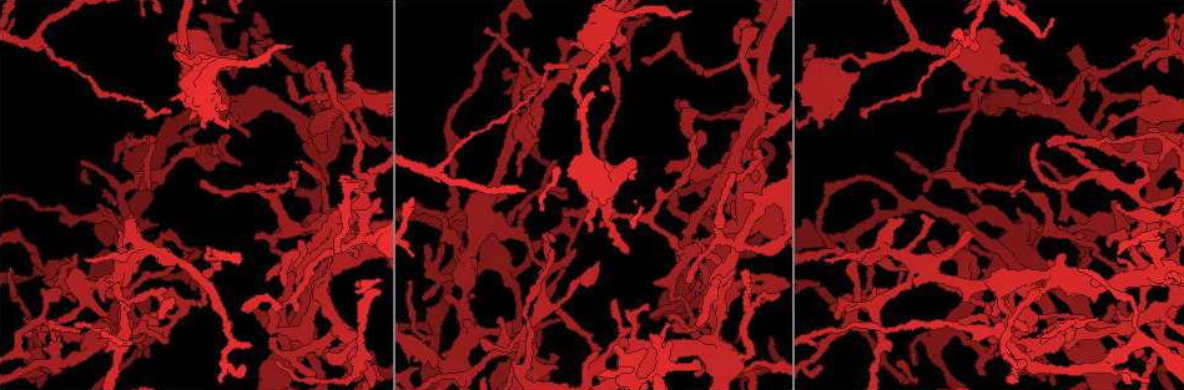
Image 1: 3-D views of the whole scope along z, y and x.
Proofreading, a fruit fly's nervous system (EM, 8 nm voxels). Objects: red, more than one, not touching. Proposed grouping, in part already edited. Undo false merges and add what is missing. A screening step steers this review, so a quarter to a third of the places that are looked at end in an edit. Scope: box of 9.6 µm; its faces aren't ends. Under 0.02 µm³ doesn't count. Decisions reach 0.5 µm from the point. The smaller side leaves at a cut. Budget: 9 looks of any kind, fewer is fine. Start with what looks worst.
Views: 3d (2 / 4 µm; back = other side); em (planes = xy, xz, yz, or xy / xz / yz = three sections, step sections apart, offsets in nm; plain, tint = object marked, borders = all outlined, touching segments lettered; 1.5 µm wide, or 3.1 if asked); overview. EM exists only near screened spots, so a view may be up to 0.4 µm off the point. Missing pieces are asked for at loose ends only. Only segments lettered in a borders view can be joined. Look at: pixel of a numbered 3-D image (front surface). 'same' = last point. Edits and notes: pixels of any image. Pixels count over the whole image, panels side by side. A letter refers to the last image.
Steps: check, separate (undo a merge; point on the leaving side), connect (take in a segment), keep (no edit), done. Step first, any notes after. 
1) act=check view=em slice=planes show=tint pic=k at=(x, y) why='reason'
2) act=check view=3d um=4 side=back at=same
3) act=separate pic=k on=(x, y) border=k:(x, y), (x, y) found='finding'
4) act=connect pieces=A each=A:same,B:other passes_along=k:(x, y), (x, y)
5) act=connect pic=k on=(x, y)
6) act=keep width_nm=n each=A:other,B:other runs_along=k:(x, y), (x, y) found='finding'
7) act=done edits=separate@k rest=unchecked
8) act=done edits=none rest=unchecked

act=check view=3d um=4 pic=1 at=(698, 365) why='tapers out'

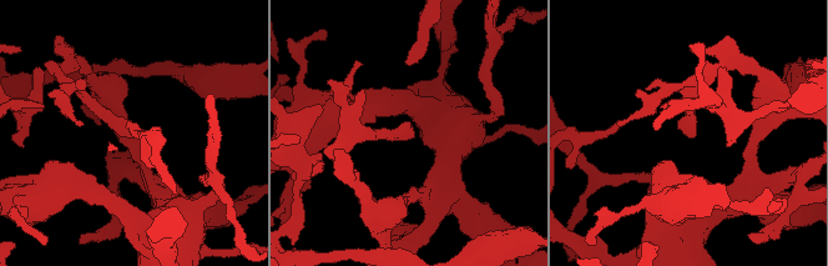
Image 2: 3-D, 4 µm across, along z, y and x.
act=check view=em slice=yz step=8 show=borders pic=2 at=(693, 136)

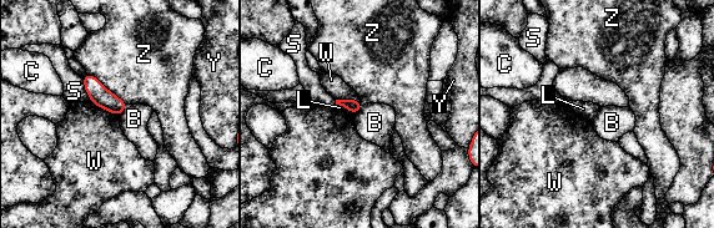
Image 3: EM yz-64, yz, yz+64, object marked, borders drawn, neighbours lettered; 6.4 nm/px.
act=check view=em slice=planes show=borders at=same

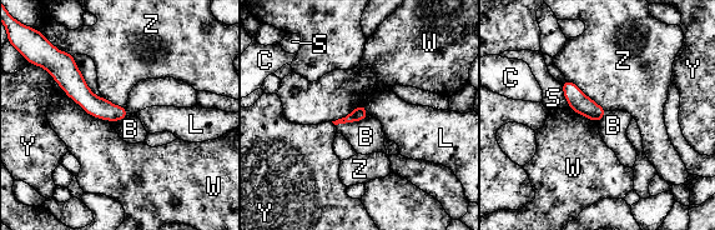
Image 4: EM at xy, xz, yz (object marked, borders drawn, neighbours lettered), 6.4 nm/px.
act=keep width_nm=90 each=B:other,C:other,L:other,S:other,W:other,Y:other,Z:other runs_along=4:(68, 61), (96, 106), (124, 113) found='no lettered segment goes on from it'

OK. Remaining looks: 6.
act=check view=em slice=planes show=borders pic=1 at=(897, 362) why='branch stops here'

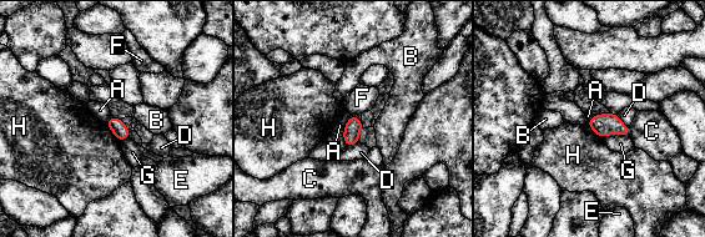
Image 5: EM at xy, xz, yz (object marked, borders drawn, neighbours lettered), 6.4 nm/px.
act=keep each=A:other,B:other,C:other,D:other,E:other,F:other,G:other,H:other border=5:(352, 115), (342, 135) found='no lettered segment goes on from it'

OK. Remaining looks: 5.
act=check view=3d um=4 side=back pic=1 at=(1167, 21) why='free end'

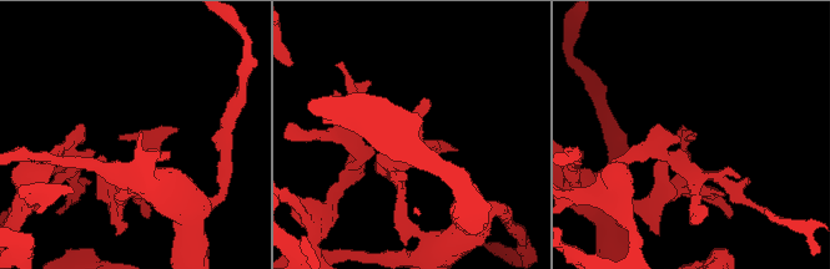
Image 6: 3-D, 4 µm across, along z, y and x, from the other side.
act=check view=em slice=planes show=borders pic=6 at=(695, 134)

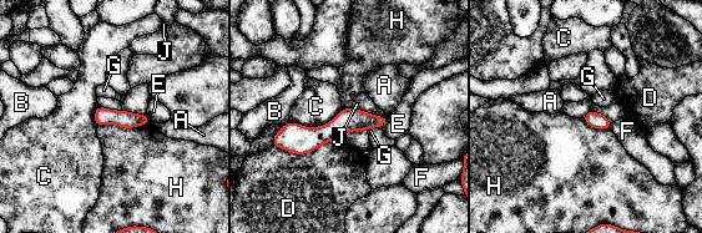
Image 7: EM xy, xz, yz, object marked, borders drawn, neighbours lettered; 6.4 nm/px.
act=keep each=A:other,B:other,C:other,D:other,E:other,F:other,G:other,H:other,J:other runs_along=7:(383, 118), (279, 137) found='no lettered segment goes on from it'

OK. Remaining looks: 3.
act=check view=em slice=xz step=4 show=borders pic=1 at=(499, 322) why='an open end'

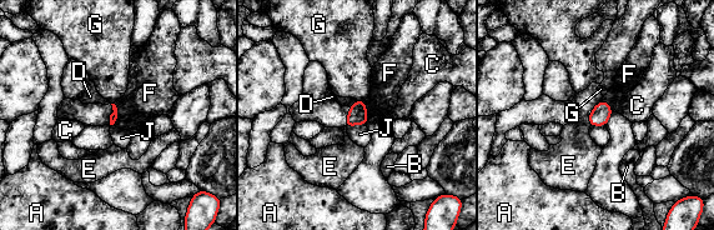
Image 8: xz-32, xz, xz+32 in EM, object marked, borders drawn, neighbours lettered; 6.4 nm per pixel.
act=check view=em slice=planes show=borders at=same why='another direction'

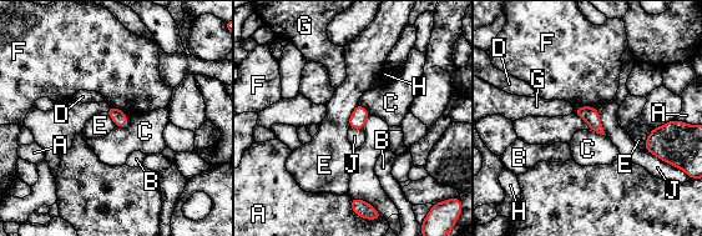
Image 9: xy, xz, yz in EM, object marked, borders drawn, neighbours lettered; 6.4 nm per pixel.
act=keep longest_contact=E:180nm each=A:other,B:other,C:other,D:other,E:other,F:other,G:other,H:other,J:other found='none of them fits'

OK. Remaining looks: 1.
act=done edits=none rest=unchecked

